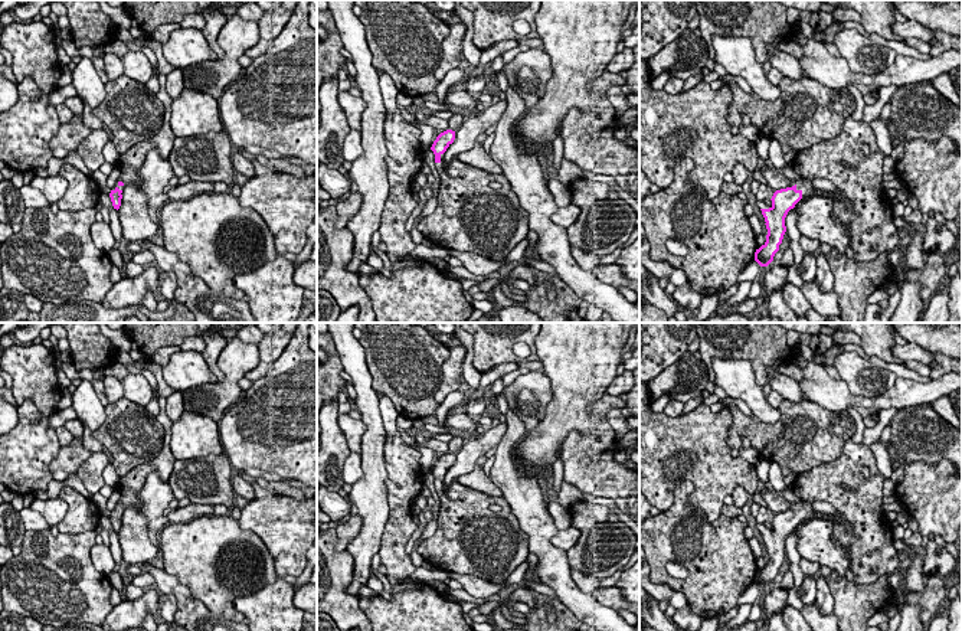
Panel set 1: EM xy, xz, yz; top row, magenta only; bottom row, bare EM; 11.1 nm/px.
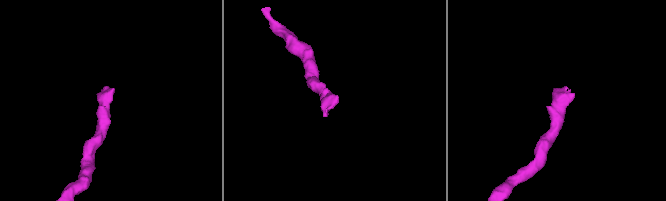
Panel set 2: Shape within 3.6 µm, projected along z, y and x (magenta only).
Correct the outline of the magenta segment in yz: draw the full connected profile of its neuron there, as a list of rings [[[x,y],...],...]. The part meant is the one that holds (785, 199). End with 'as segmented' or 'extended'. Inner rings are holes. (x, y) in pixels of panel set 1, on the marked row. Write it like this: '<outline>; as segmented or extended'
[[[848,115],[844,120],[842,130],[834,138],[822,140],[809,148],[796,153],[792,169],[801,177],[795,186],[776,190],[772,196],[772,206],[760,209],[768,229],[766,242],[756,249],[755,261],[760,267],[768,267],[775,254],[779,251],[786,232],[785,218],[791,209],[815,189],[814,179],[830,180],[837,190],[830,192],[834,202],[831,218],[842,223],[851,236],[851,249],[854,261],[870,262],[881,252],[890,252],[900,246],[900,232],[893,223],[893,203],[886,190],[881,187],[884,153],[878,148],[876,134],[863,120],[854,120]]]; extended

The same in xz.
[[[446,130],[431,147],[441,179],[438,205],[418,231],[442,249],[505,261],[529,233],[529,213],[504,174],[491,174],[457,157],[445,164],[444,154],[454,140],[455,131]]]; extended

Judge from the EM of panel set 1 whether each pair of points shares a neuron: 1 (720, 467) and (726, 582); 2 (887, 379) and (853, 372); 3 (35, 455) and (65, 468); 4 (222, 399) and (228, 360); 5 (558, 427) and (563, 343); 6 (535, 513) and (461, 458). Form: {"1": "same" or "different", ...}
{"1": "different", "2": "same", "3": "different", "4": "same", "5": "same", "6": "different"}

